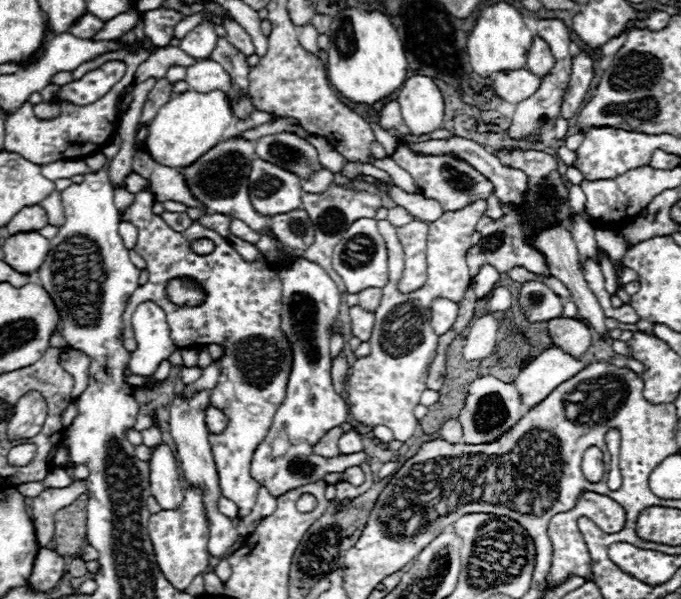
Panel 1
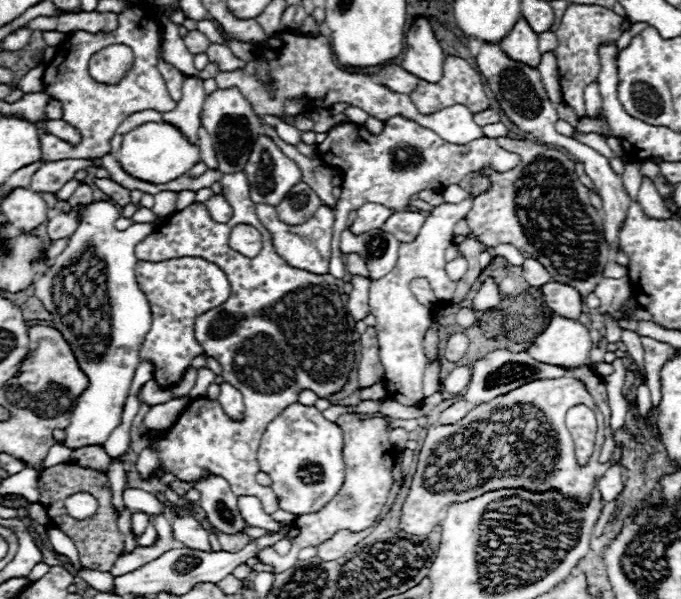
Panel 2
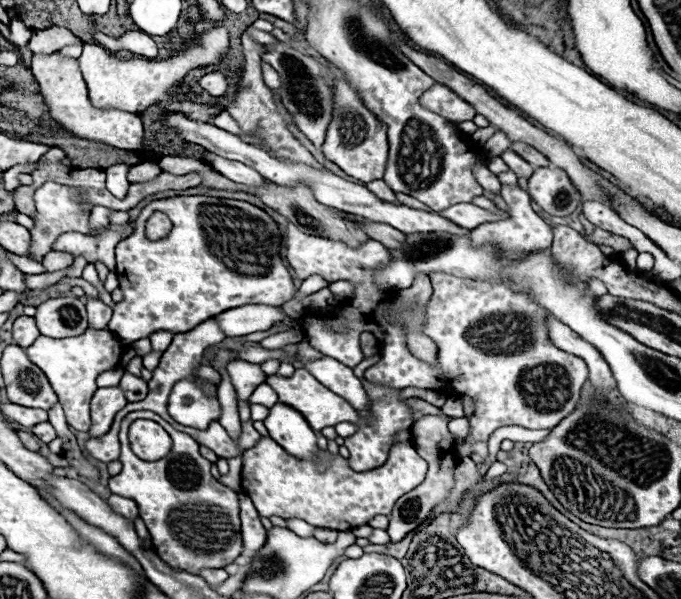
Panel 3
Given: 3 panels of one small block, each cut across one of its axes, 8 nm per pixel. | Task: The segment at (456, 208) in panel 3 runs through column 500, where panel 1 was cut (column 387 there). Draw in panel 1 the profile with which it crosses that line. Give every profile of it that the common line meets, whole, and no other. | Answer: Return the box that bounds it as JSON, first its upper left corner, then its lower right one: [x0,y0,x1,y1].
[386,206,414,226]

